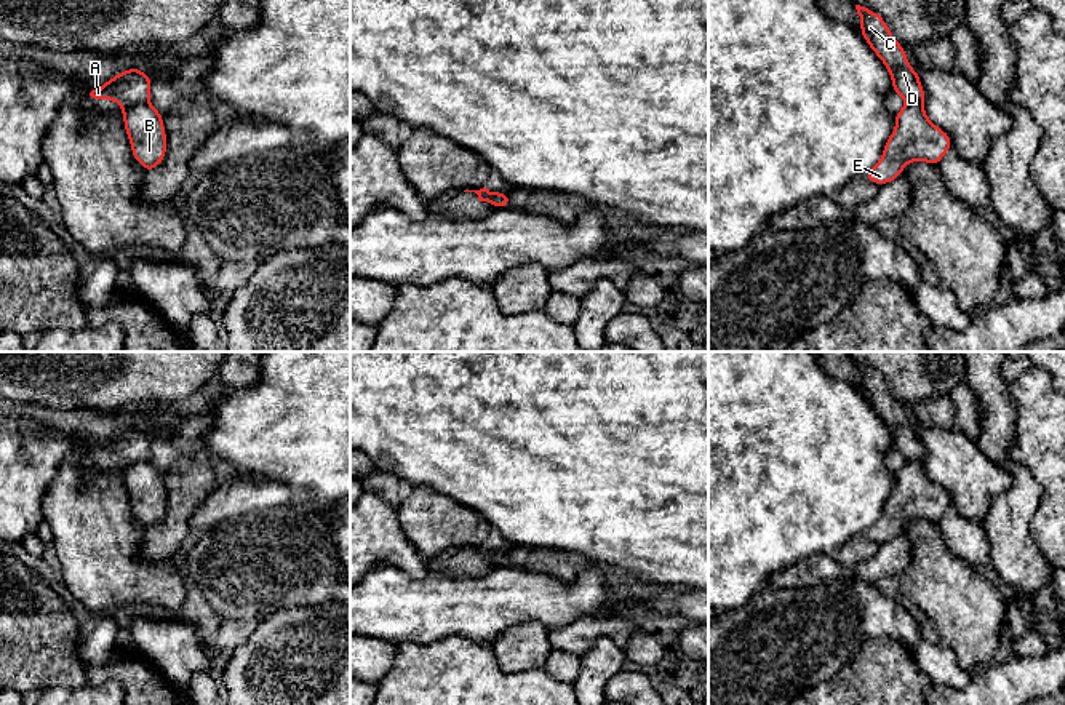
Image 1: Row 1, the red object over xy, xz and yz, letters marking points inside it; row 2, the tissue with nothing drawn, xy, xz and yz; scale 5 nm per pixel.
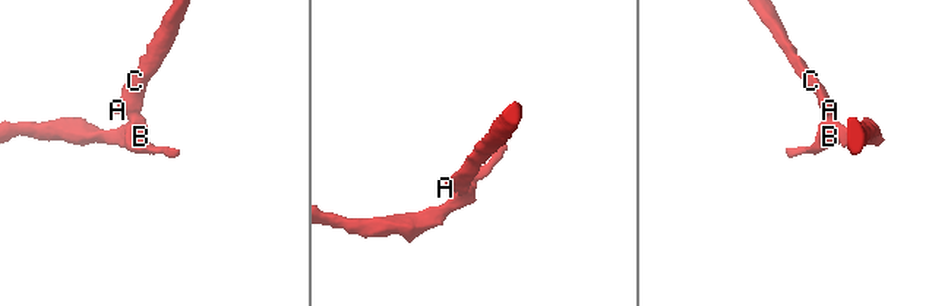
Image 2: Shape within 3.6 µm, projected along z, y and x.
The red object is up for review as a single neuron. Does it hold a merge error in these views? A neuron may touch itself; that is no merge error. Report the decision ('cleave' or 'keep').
cleave

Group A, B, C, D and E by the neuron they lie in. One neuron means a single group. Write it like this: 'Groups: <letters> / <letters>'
Groups: A C D / B E

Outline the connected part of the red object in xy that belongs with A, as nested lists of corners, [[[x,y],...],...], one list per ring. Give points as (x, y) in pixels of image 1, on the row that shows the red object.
[[[131,67],[114,75],[90,93],[94,99],[118,101],[120,110],[125,112],[139,102],[149,102],[152,80],[147,72]]]

